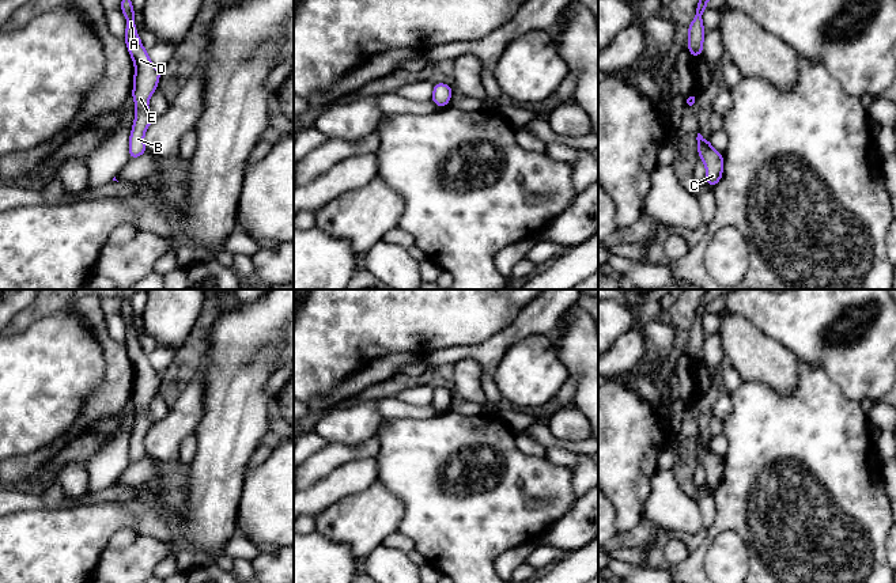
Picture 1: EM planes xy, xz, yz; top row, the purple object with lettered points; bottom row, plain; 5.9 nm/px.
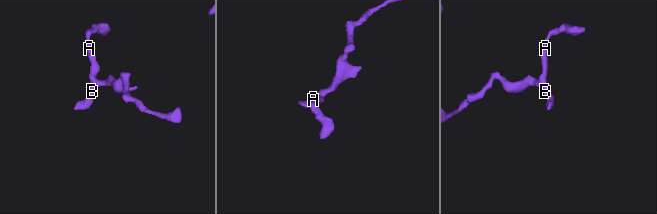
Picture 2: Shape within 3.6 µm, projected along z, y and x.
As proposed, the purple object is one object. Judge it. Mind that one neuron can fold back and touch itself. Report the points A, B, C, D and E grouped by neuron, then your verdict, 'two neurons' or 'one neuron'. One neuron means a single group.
A B C D E; one neuron

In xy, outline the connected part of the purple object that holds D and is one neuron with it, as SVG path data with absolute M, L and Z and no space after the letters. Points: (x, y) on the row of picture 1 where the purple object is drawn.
M121 0L121 12L126 18L124 39L135 64L132 98L135 101L136 114L129 135L129 159L136 159L147 152L144 135L155 120L148 110L148 101L158 88L160 69L151 63L148 50L143 48L141 39L136 31L136 14L132 7L132 0Z

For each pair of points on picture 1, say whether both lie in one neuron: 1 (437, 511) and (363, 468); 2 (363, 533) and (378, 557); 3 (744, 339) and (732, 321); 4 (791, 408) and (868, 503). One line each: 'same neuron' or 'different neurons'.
1: different neurons
2: different neurons
3: same neuron
4: same neuron

